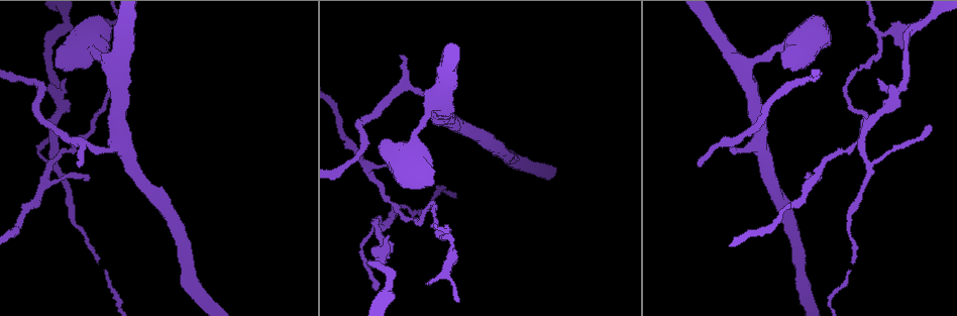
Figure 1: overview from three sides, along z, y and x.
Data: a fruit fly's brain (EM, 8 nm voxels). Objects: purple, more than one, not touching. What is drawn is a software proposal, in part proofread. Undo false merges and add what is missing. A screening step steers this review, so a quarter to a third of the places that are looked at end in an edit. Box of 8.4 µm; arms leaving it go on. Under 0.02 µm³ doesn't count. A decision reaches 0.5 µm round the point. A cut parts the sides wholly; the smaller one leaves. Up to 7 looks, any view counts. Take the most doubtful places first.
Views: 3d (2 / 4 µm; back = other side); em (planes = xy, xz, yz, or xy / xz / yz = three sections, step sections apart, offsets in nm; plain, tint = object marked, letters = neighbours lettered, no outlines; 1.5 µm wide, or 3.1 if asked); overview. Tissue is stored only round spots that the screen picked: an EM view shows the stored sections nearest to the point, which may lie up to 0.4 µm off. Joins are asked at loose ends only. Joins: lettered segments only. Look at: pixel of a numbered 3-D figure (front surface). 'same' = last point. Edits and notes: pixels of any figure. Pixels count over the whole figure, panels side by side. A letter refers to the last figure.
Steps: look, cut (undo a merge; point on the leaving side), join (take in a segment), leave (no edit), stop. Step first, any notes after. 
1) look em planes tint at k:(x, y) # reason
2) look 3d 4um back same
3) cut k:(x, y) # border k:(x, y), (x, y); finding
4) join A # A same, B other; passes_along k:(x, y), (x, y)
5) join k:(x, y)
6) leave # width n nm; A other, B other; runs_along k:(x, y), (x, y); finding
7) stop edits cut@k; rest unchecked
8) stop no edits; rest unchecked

look 3d 4um at 1:(98, 263) # end of a long branch

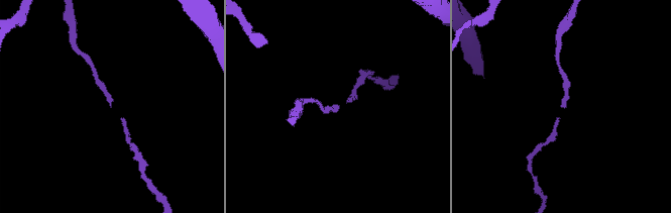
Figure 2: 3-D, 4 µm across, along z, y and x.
look em planes letters at 2:(337, 108)

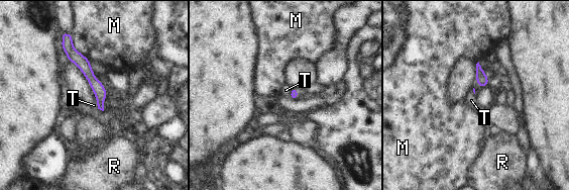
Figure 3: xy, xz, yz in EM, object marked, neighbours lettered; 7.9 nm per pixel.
leave # longest_contact M 260 nm; M other, R other, T other; no lettered segment goes on from it

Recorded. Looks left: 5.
look em planes letters at 1:(698, 166) # tapers out

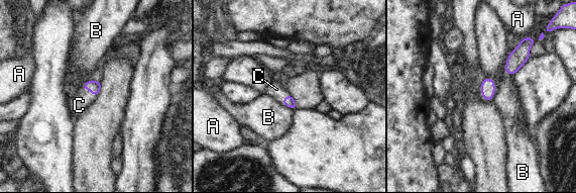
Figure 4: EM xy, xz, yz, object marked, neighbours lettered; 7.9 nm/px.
join C # width 90 nm; longest_contact B 200 nm; A other, B other, C same; the neuron continues

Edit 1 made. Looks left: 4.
look overview # redraw

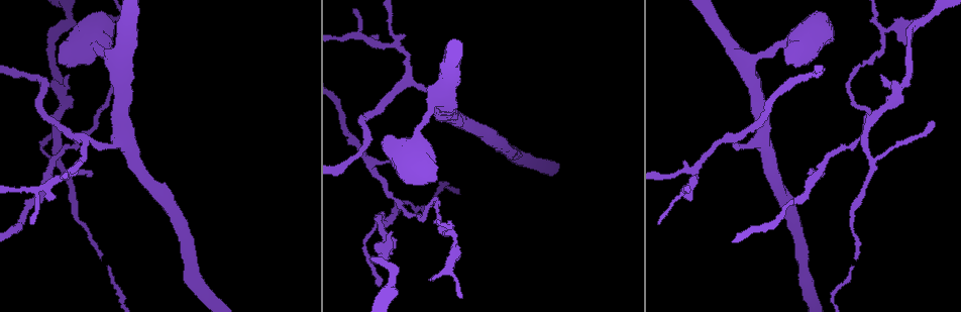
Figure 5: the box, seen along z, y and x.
look em planes plain at 5:(66, 64) # free end

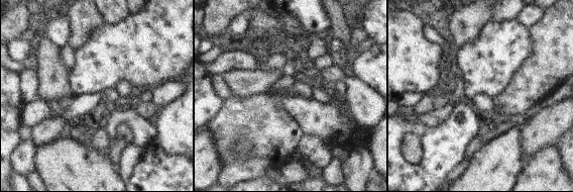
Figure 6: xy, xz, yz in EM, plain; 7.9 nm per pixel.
look em planes letters same # see the neighbours

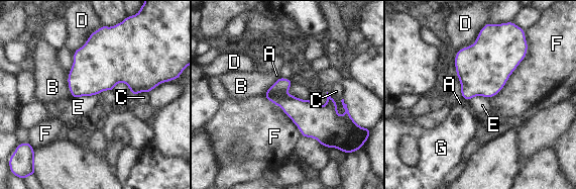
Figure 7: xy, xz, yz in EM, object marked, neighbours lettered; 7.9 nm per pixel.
leave # A other, B other, C other, D other, E other, F other, G other; border 7:(96, 94), (73, 98); no lettered segment goes on from it

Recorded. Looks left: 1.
stop edits join@4; rest unchecked

